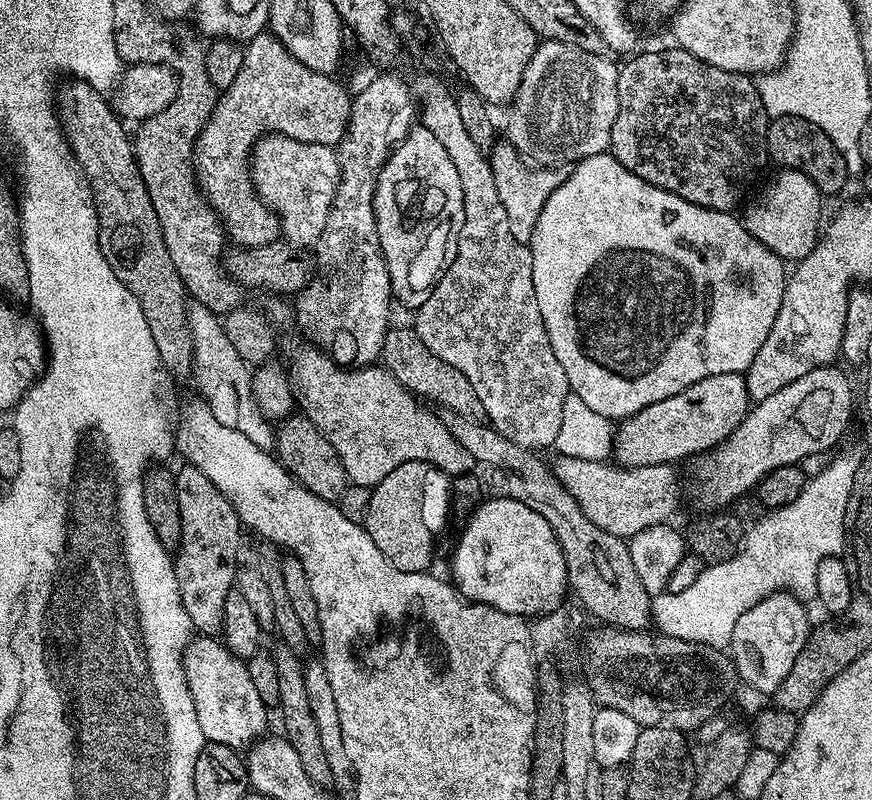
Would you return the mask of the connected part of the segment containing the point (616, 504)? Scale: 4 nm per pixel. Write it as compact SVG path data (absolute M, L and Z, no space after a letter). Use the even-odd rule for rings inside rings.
M562 455L555 459L556 464L553 463L551 469L558 482L574 494L574 502L582 506L582 514L586 514L594 526L602 526L606 534L631 538L638 530L667 524L680 504L680 480L676 477L677 469L671 464L622 468L610 462Z

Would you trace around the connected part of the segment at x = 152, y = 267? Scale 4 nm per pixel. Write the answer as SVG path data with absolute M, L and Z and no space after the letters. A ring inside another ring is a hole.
M72 78L67 83L58 92L60 127L64 129L77 168L84 173L84 179L92 189L102 254L114 270L118 282L122 282L122 286L138 298L138 306L142 306L146 326L150 326L150 334L154 338L154 346L158 346L165 373L180 380L189 379L193 375L194 358L194 342L190 338L188 325L190 300L178 270L174 270L174 262L170 262L170 250L166 250L166 238L162 238L158 214L154 214L150 194L136 165L133 141L129 133L128 136L124 133L125 125L110 108L108 113L96 89L85 80Z

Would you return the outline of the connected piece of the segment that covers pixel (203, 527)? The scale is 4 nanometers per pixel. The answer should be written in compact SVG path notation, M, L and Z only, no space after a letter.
M184 466L175 477L182 532L180 546L174 552L174 567L182 606L193 622L212 620L213 625L219 626L224 617L226 594L233 591L235 584L232 583L238 580L236 559L242 547L242 525L234 506L230 506L222 490L202 470Z

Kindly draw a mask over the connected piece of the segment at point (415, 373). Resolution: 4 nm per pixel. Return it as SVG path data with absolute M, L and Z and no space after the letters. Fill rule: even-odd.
M393 327L384 340L384 351L382 353L383 367L388 369L390 375L398 378L403 388L407 388L413 396L421 401L433 400L441 404L441 409L458 414L462 418L470 418L470 422L479 424L487 421L486 406L482 406L474 386L470 386L470 378L462 374L462 370L454 370L450 362L442 362L426 342L417 334L415 327L408 328Z

